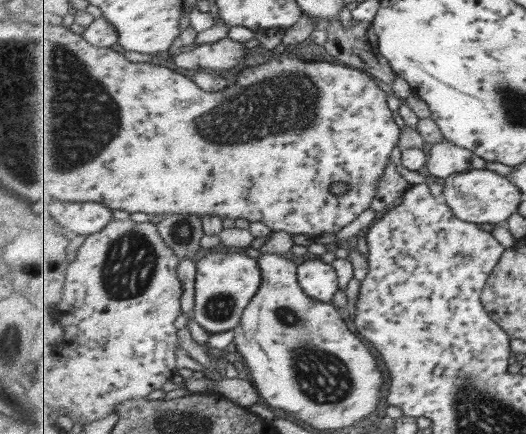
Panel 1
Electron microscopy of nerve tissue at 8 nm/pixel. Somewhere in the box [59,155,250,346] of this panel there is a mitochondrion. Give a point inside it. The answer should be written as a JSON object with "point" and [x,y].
{"point":[129,264]}

